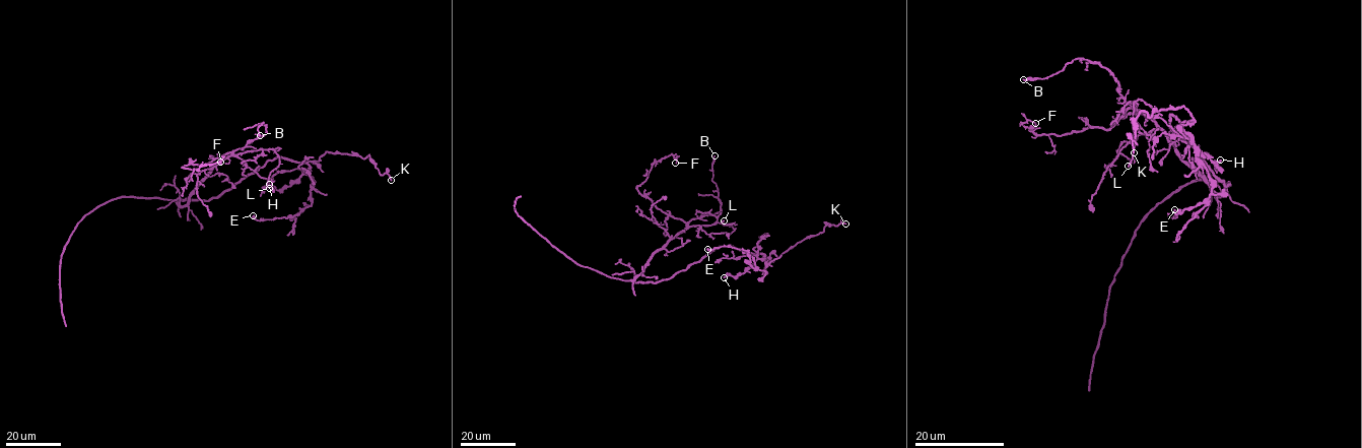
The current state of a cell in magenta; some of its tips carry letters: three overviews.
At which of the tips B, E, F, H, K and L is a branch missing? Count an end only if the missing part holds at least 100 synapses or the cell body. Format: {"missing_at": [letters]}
{"missing_at": []}

